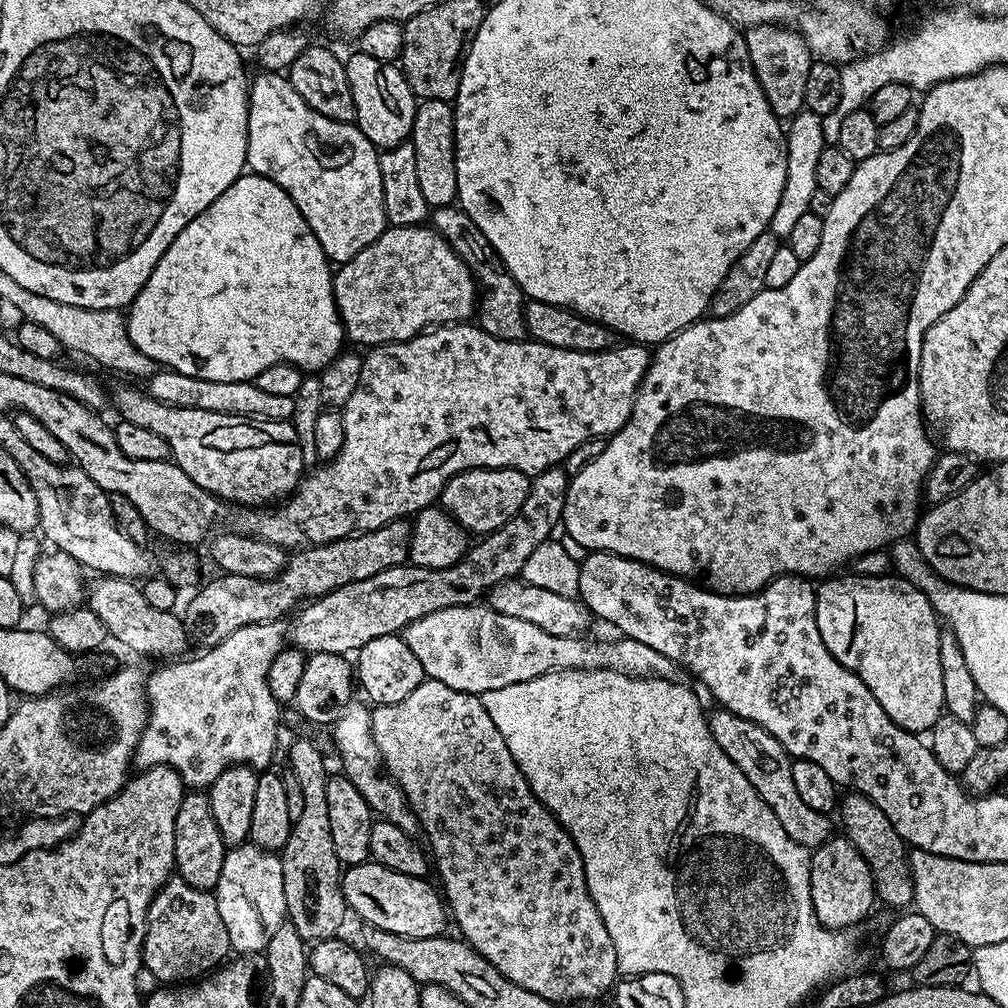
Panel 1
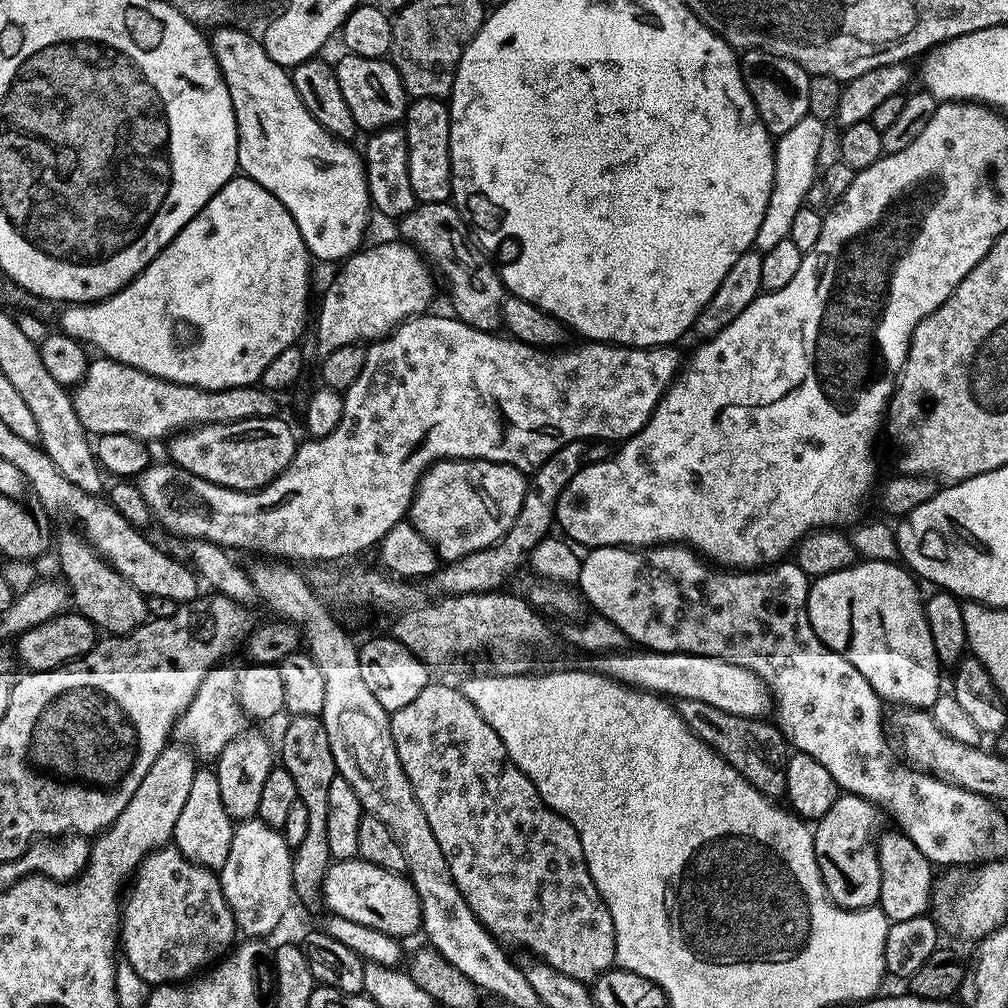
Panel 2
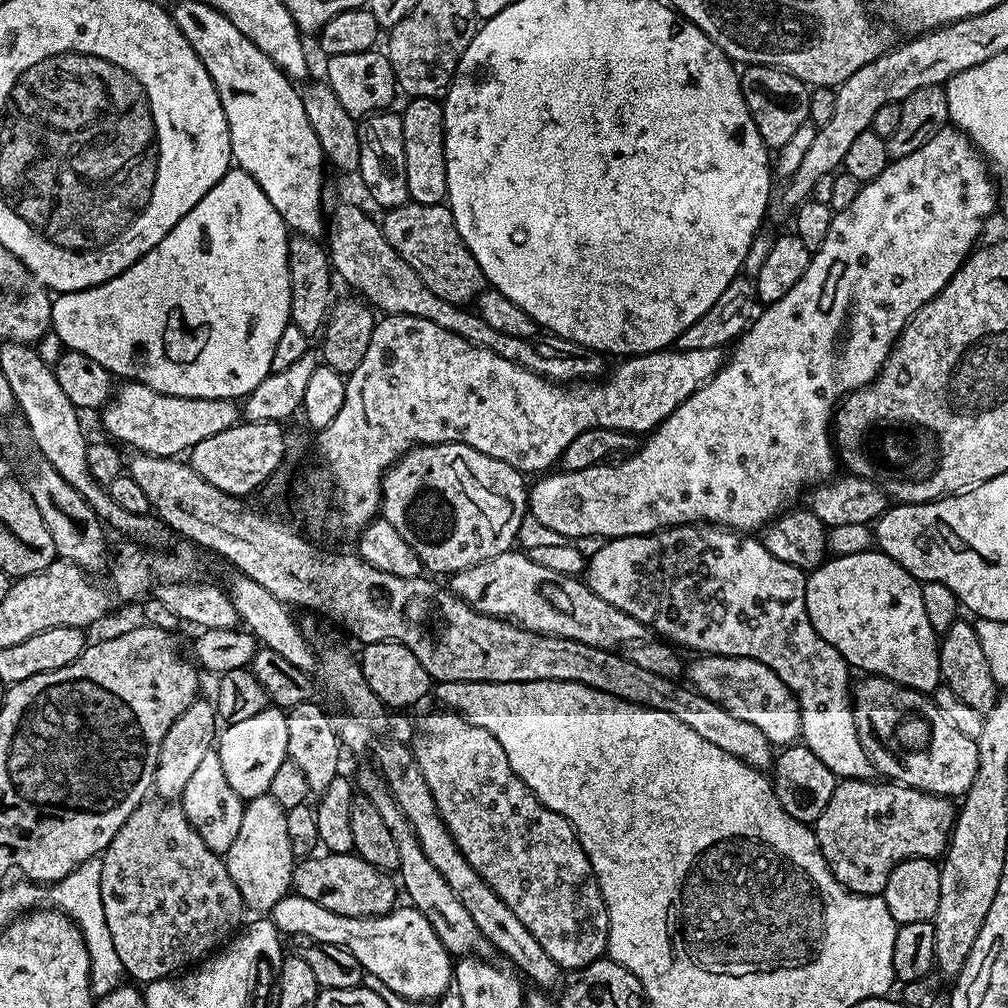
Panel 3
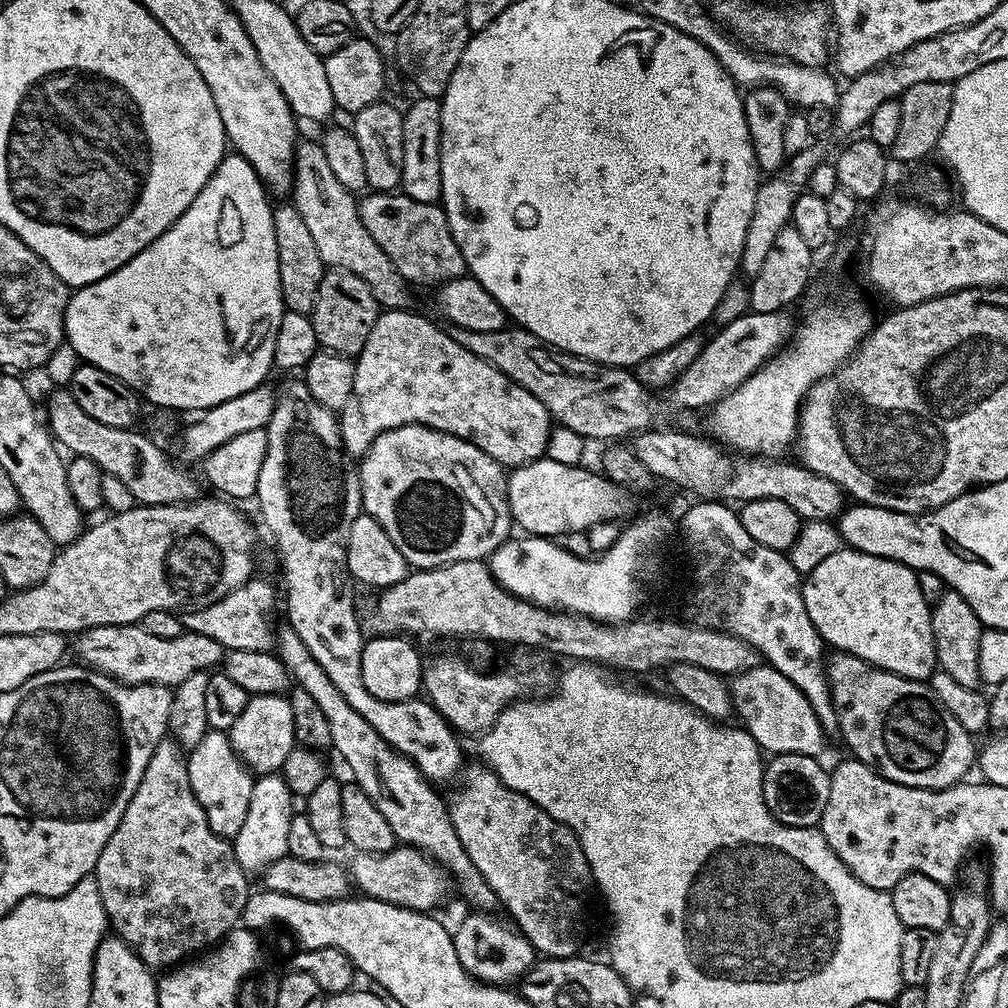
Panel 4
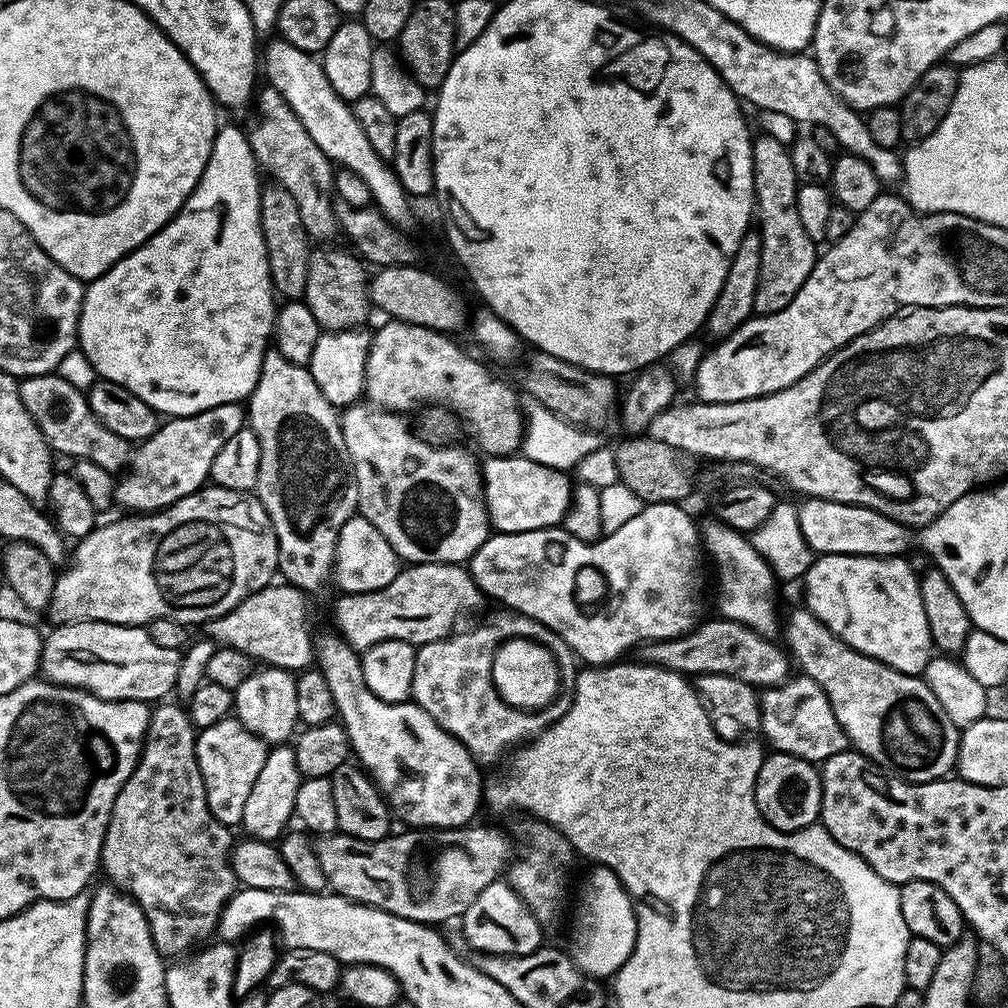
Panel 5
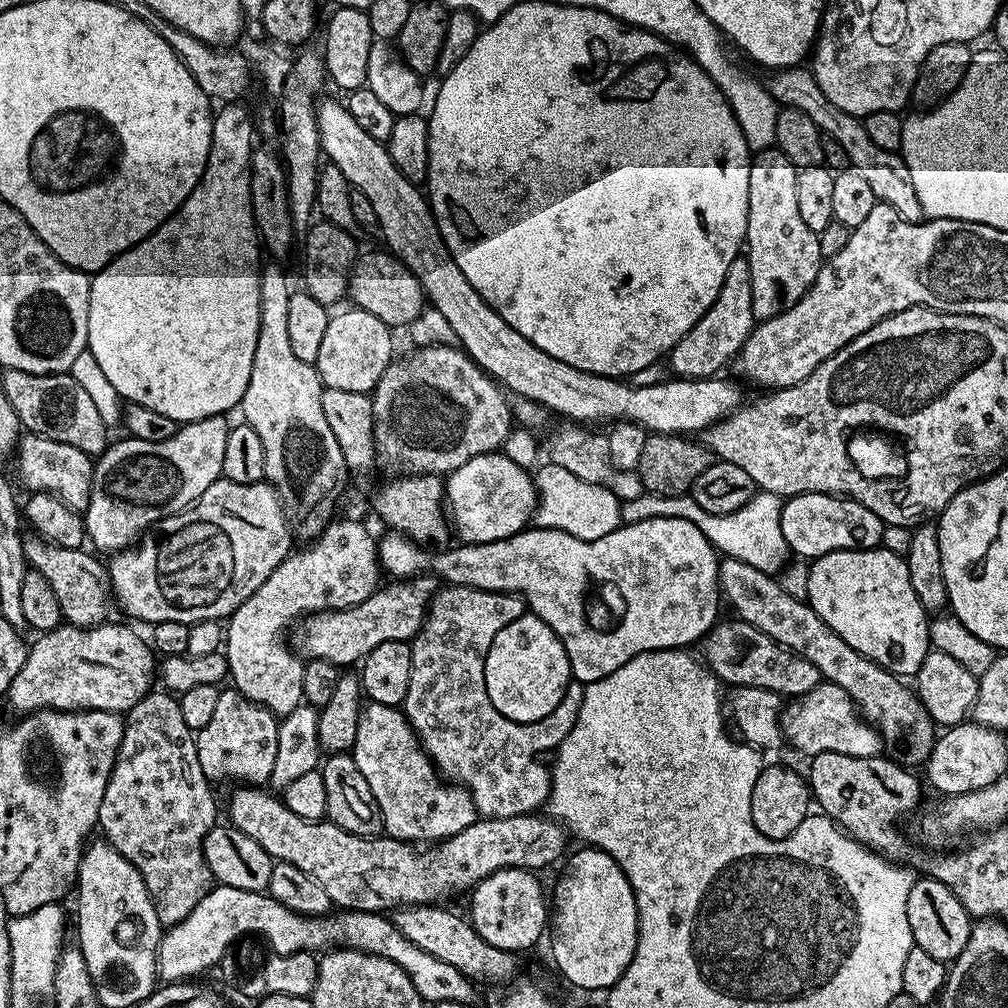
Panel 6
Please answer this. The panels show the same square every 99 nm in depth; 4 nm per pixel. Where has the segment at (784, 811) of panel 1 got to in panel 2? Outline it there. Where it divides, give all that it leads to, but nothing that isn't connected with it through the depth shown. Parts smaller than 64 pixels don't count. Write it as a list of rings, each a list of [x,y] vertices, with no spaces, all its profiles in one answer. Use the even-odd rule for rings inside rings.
[[[691,698],[675,701],[674,707],[688,729],[699,740],[706,741],[731,768],[738,770],[738,774],[742,774],[750,786],[769,798],[784,796],[790,752],[784,735],[775,723],[764,718],[742,718],[738,714],[726,714],[726,710],[718,710],[718,706],[706,706],[706,702],[694,702]]]

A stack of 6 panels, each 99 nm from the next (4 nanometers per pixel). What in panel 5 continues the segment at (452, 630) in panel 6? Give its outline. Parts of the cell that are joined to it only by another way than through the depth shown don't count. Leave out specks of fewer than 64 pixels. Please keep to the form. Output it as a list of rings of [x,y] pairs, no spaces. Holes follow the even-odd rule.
[[[511,610],[496,611],[500,612],[486,617],[481,624],[476,624],[465,632],[456,630],[444,640],[419,645],[414,658],[411,694],[414,703],[422,706],[422,710],[426,710],[426,714],[430,714],[430,718],[442,726],[442,730],[456,738],[484,766],[502,759],[504,755],[507,757],[513,750],[535,740],[551,724],[560,720],[566,710],[570,710],[578,671],[576,655],[561,636],[537,620],[531,620],[529,616]],[[509,637],[531,637],[544,644],[556,656],[562,683],[555,698],[544,708],[513,708],[496,692],[492,681],[492,663],[496,649]]]

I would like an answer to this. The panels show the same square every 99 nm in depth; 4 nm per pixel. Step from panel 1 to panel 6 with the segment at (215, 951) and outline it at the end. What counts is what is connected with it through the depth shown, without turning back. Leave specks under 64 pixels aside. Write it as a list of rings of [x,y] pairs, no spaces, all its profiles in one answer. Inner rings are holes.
[[[167,690],[147,692],[126,713],[124,737],[116,755],[116,765],[112,767],[112,773],[106,782],[106,794],[102,794],[98,828],[102,833],[103,839],[107,840],[110,846],[114,846],[114,850],[118,850],[118,854],[122,854],[122,858],[126,858],[126,862],[130,862],[135,866],[138,874],[142,874],[142,882],[146,882],[146,890],[154,902],[154,910],[158,914],[161,925],[171,926],[182,922],[182,918],[186,918],[186,914],[190,914],[190,910],[194,910],[194,906],[198,906],[198,902],[202,902],[202,898],[206,898],[208,891],[214,887],[214,877],[210,866],[206,866],[206,858],[204,857],[204,839],[206,834],[211,828],[217,827],[218,824],[218,820],[216,820],[216,800],[212,797],[212,788],[213,785],[206,778],[206,774],[202,774],[202,766],[198,766],[196,738],[193,729],[188,728],[186,722],[182,722],[182,710],[180,709],[179,699]]]

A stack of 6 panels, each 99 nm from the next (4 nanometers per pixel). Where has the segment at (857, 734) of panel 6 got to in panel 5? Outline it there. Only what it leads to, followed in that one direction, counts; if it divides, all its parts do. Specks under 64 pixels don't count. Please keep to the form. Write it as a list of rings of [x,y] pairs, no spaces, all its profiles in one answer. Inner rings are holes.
[[[800,674],[797,677],[797,680],[789,678],[775,688],[766,688],[759,693],[760,732],[777,752],[794,754],[803,760],[823,762],[849,747],[848,735],[842,726],[838,726],[838,718],[834,718],[834,710],[830,710],[830,702],[822,686],[806,675]]]

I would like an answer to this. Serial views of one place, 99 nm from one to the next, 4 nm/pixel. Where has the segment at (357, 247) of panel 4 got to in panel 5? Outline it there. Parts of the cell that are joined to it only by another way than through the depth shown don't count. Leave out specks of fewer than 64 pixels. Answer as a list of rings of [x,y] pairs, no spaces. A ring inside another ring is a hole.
[[[271,86],[261,87],[254,96],[256,108],[256,125],[248,132],[248,141],[256,155],[259,167],[268,172],[275,183],[285,187],[294,198],[302,216],[302,225],[308,231],[309,237],[316,242],[328,242],[332,235],[337,235],[336,210],[334,193],[336,190],[336,172],[334,164],[318,148],[310,134],[306,134],[306,126],[290,110],[290,102],[278,94]]]

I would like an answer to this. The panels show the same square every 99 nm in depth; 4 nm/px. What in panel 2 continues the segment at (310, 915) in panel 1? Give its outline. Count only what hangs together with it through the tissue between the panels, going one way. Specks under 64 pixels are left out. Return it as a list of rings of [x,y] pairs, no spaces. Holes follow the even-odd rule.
[[[292,716],[289,724],[284,728],[284,737],[278,744],[278,760],[294,778],[294,790],[299,800],[307,809],[307,831],[306,838],[298,845],[292,853],[292,887],[297,901],[300,900],[308,908],[321,907],[322,893],[324,890],[324,875],[329,864],[333,863],[330,854],[330,842],[326,842],[326,814],[330,810],[330,782],[336,777],[334,766],[334,754],[330,751],[330,738],[326,738],[326,726],[319,716]]]

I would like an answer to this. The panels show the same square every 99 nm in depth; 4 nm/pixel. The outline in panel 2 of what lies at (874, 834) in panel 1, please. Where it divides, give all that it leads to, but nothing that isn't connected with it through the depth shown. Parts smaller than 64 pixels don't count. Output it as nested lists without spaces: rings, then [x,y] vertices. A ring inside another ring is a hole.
[[[899,830],[885,831],[876,841],[878,866],[880,867],[880,899],[878,906],[889,921],[902,918],[918,918],[929,911],[934,887],[934,865],[910,842],[910,838]]]

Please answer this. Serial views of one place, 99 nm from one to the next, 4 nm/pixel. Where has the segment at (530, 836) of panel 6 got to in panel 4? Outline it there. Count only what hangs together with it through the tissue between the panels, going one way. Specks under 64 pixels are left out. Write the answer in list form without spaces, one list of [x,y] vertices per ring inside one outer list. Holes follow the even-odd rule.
[[[397,846],[382,854],[356,852],[350,864],[350,880],[361,888],[370,900],[390,902],[394,906],[409,908],[415,912],[431,913],[448,896],[450,877],[444,867],[431,860],[425,852],[407,846]]]

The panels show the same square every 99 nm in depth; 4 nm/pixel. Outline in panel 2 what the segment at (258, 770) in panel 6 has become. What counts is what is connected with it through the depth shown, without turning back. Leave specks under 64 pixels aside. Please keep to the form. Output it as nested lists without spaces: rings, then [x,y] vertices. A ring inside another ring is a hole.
[[[197,767],[190,794],[182,806],[182,814],[178,814],[178,822],[174,822],[171,843],[187,860],[201,864],[203,868],[219,870],[230,854],[233,831],[234,821],[226,812],[226,806],[222,806],[222,793],[215,771],[211,767]]]

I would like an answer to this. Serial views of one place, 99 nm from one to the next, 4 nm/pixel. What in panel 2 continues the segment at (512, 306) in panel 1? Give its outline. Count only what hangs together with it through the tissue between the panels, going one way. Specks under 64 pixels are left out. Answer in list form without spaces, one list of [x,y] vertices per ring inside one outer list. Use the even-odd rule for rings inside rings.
[[[417,203],[416,208],[410,210],[410,214],[400,217],[398,227],[399,239],[412,245],[438,273],[443,287],[444,284],[448,287],[448,300],[452,303],[451,311],[456,319],[474,330],[496,332],[501,327],[502,302],[506,289],[497,265],[488,261],[491,260],[489,253],[470,235],[466,217],[455,203]]]

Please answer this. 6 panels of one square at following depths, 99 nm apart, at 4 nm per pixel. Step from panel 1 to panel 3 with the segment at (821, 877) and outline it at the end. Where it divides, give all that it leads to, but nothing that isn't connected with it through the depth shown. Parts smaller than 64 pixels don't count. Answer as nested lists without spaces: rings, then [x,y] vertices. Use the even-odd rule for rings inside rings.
[[[872,778],[866,780],[841,779],[837,783],[834,794],[830,794],[830,802],[826,802],[826,810],[822,810],[822,814],[818,817],[814,825],[816,841],[822,850],[822,858],[826,858],[826,866],[830,866],[834,878],[838,878],[841,886],[850,892],[858,893],[859,896],[881,895],[886,886],[886,878],[890,878],[890,870],[894,870],[894,866],[898,866],[903,860],[913,860],[919,856],[924,860],[936,860],[937,858],[943,857],[952,834],[952,826],[956,823],[957,809],[954,807],[951,799],[943,796],[933,796],[931,792],[919,792],[917,788],[908,788],[904,784],[897,784],[895,782],[880,782],[884,784],[875,784],[874,781],[875,779]]]

